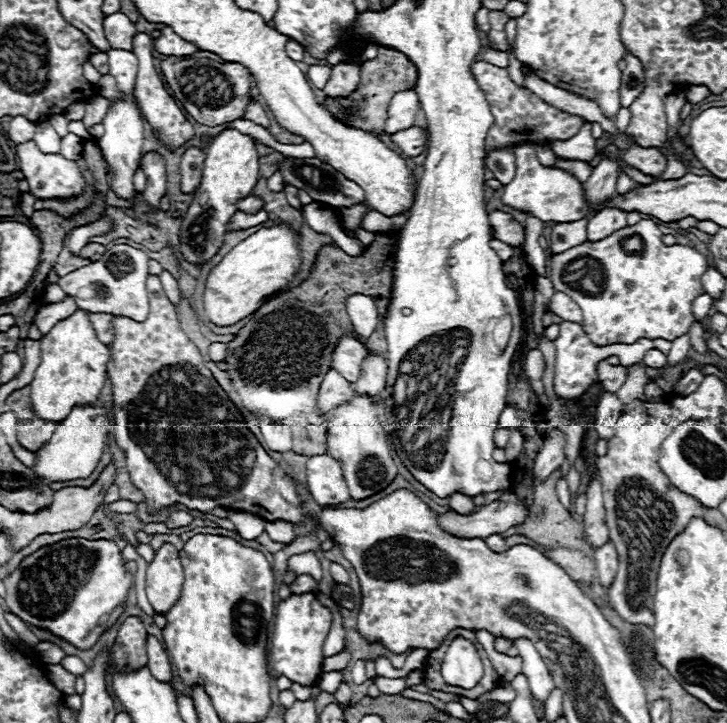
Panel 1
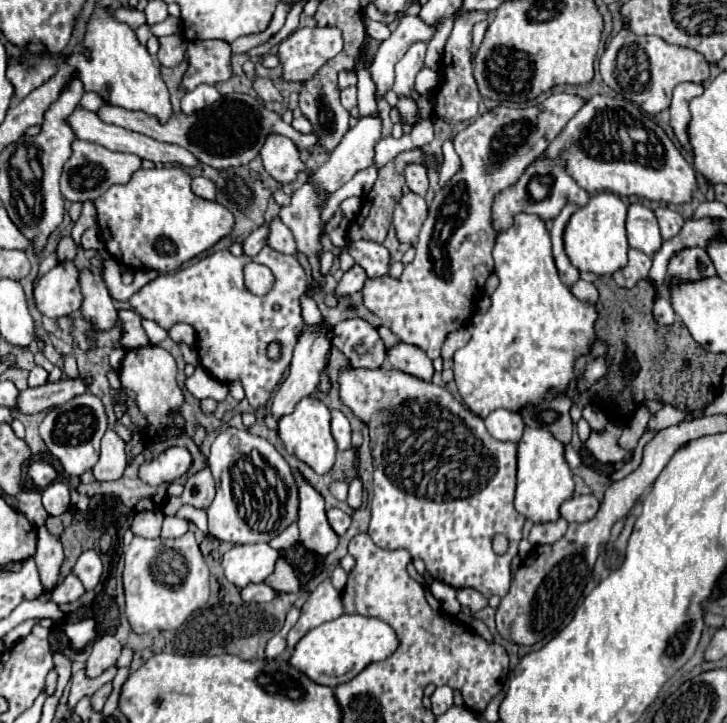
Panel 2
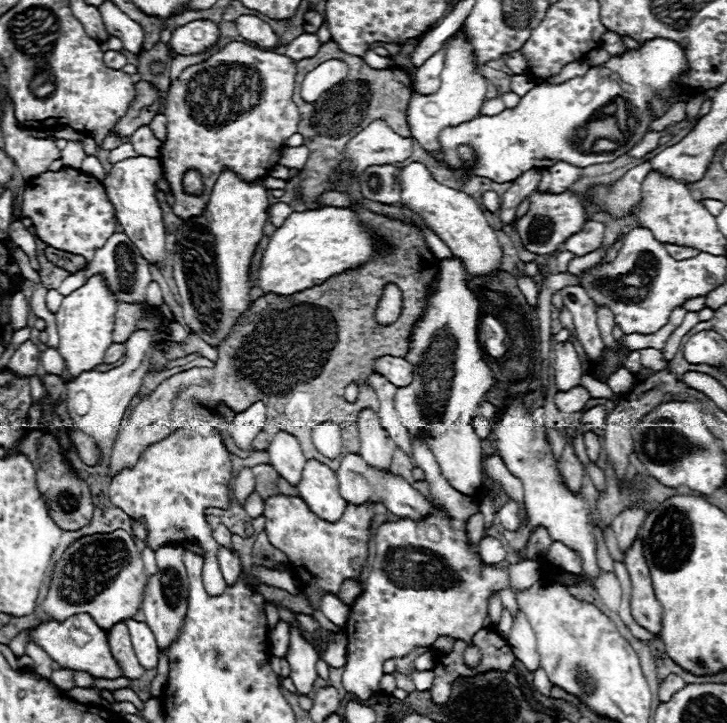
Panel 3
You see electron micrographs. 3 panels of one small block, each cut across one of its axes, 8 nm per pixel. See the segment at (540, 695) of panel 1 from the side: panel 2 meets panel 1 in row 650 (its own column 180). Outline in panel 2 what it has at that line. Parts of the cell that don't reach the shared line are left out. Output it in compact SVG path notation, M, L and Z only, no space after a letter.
M166 516L164 518L164 526L162 526L162 538L180 538L188 532L188 522L184 518L176 518L176 516Z

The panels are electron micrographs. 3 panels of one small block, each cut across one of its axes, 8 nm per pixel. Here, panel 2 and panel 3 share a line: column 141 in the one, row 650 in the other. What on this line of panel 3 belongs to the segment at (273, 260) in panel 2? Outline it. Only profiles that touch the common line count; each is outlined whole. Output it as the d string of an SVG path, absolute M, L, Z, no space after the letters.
M294 628L290 630L290 650L286 654L286 660L290 664L290 680L296 686L298 694L308 696L318 678L316 674L318 652Z

